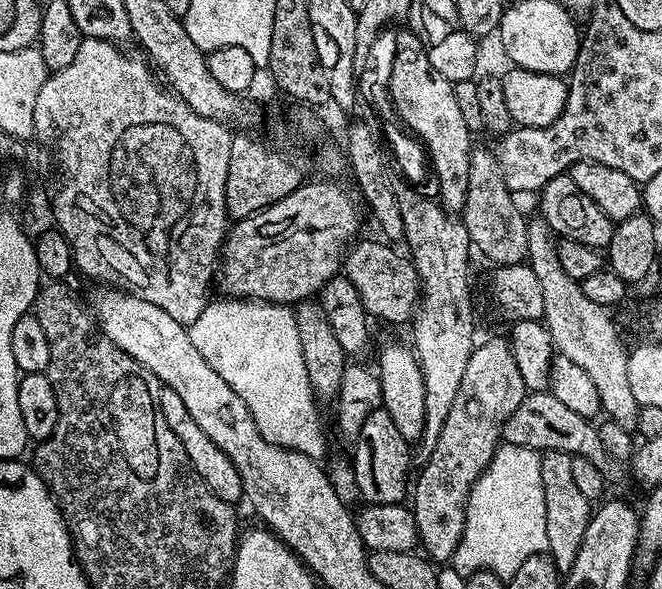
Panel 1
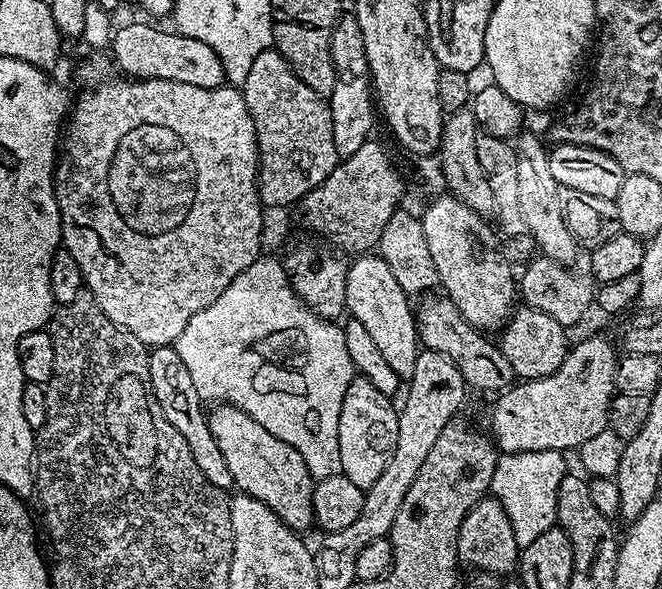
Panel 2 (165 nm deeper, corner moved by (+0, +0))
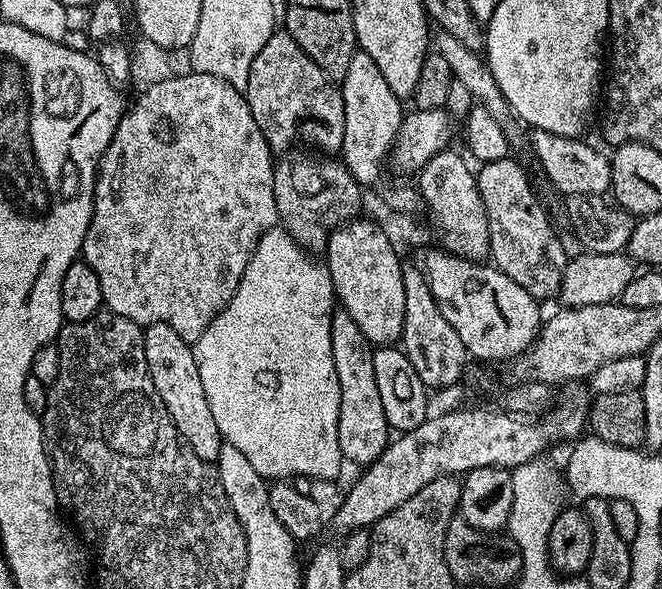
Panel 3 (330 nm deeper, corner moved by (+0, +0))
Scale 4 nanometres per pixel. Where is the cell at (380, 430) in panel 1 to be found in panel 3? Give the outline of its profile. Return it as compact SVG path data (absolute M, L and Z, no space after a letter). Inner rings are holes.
M342 310L332 313L330 338L334 354L334 371L338 374L340 405L338 406L338 446L349 465L373 464L388 449L390 429L386 422L386 410L382 410L382 398L378 394L378 381L374 379L374 346L358 330L354 318Z

